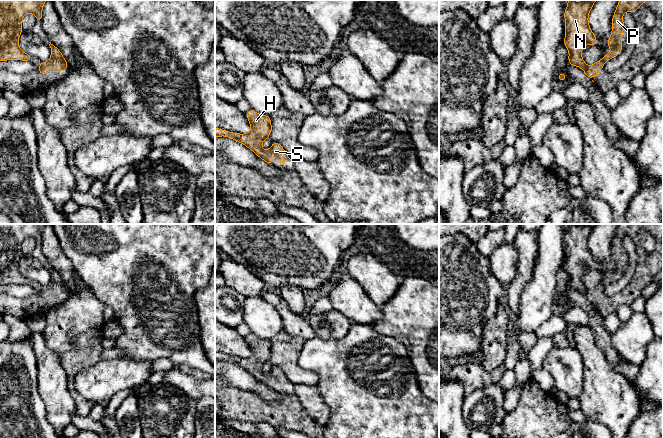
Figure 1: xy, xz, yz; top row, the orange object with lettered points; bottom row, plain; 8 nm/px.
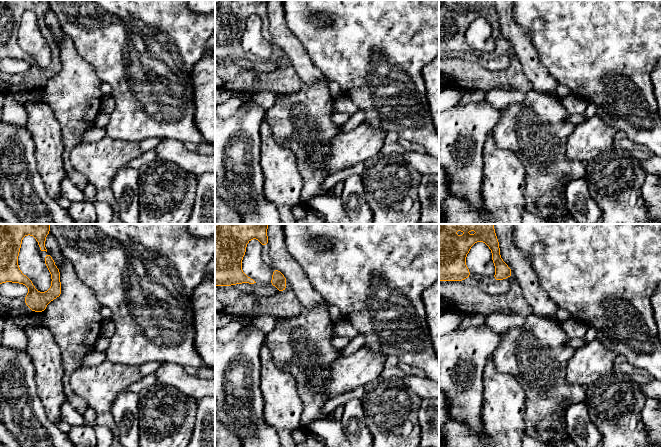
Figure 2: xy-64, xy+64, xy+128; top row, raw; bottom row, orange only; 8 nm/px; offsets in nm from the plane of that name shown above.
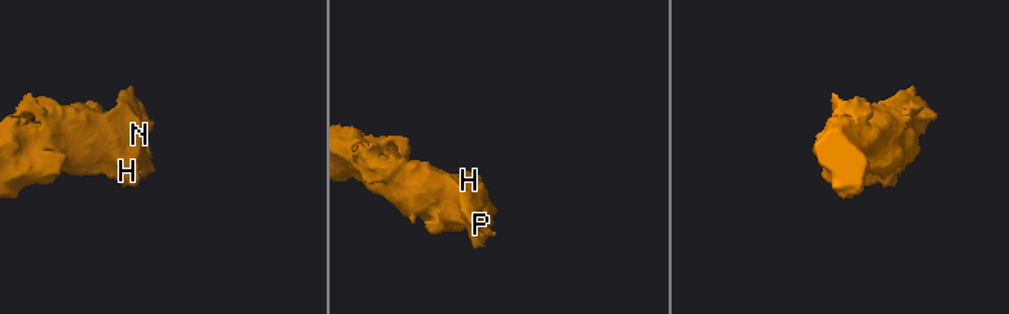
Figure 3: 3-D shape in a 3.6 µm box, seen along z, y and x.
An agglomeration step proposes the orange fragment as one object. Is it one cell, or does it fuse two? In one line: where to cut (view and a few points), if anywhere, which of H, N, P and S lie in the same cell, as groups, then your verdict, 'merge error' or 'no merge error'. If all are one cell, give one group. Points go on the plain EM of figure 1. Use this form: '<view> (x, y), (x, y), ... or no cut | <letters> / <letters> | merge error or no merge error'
no cut | H N P S | no merge error

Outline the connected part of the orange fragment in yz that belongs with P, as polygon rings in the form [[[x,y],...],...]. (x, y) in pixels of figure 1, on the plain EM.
[[[568,224],[567,232],[564,236],[565,240],[565,264],[564,264],[564,269],[567,271],[569,274],[569,282],[568,286],[572,290],[578,290],[580,291],[586,299],[592,304],[594,300],[598,299],[598,296],[601,292],[604,292],[604,287],[614,281],[616,281],[618,278],[622,276],[622,257],[624,255],[624,247],[623,247],[623,237],[624,236],[631,236],[632,238],[637,235],[637,232],[642,228],[646,227],[648,224],[620,224],[616,235],[613,239],[612,242],[612,257],[611,260],[609,261],[607,269],[610,271],[610,273],[613,275],[608,276],[605,278],[605,280],[594,287],[592,290],[587,290],[581,281],[581,276],[586,268],[589,269],[597,269],[597,262],[594,260],[593,256],[590,253],[590,249],[588,247],[588,239],[589,236],[593,230],[593,228],[597,224],[584,224],[584,225],[572,225]]]

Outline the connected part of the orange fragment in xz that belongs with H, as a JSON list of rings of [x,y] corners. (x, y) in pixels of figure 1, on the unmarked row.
[[[250,333],[246,337],[246,341],[251,350],[251,355],[249,357],[238,358],[215,352],[215,361],[221,361],[224,359],[244,368],[268,388],[271,388],[273,384],[276,384],[278,387],[293,385],[287,380],[285,374],[277,366],[272,367],[272,370],[268,375],[261,371],[262,366],[271,358],[272,350],[269,340],[260,339]]]

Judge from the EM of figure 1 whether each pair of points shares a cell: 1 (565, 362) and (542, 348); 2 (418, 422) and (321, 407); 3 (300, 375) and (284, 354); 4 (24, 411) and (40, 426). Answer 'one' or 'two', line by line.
1: two
2: two
3: one
4: one

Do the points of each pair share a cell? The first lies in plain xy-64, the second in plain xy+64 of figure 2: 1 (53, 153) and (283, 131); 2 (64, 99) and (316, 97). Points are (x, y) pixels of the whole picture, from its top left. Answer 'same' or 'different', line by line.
1: different
2: same

